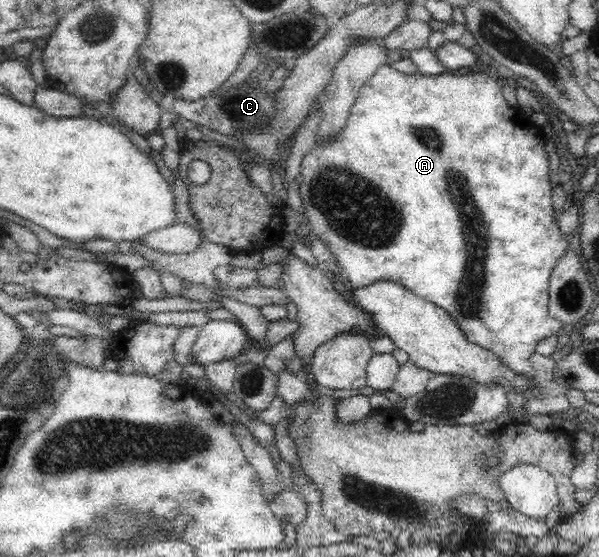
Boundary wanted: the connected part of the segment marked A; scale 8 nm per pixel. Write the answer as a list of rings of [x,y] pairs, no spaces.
[[[385,64],[377,68],[375,74],[361,87],[339,140],[322,144],[321,148],[315,146],[313,151],[303,158],[303,182],[299,188],[303,198],[302,207],[311,221],[312,231],[327,244],[333,253],[332,256],[336,258],[341,277],[353,289],[364,288],[378,281],[403,284],[418,297],[445,309],[469,343],[497,355],[497,361],[503,367],[511,369],[515,375],[525,377],[529,389],[537,389],[539,392],[543,386],[537,381],[531,357],[535,354],[539,342],[556,335],[563,327],[547,313],[548,287],[557,261],[564,257],[570,248],[569,238],[558,229],[557,212],[551,199],[555,186],[551,181],[551,165],[546,152],[548,136],[546,130],[535,125],[525,111],[507,103],[501,86],[490,75],[451,75],[450,72],[437,76],[425,76],[419,72],[407,75]]]

